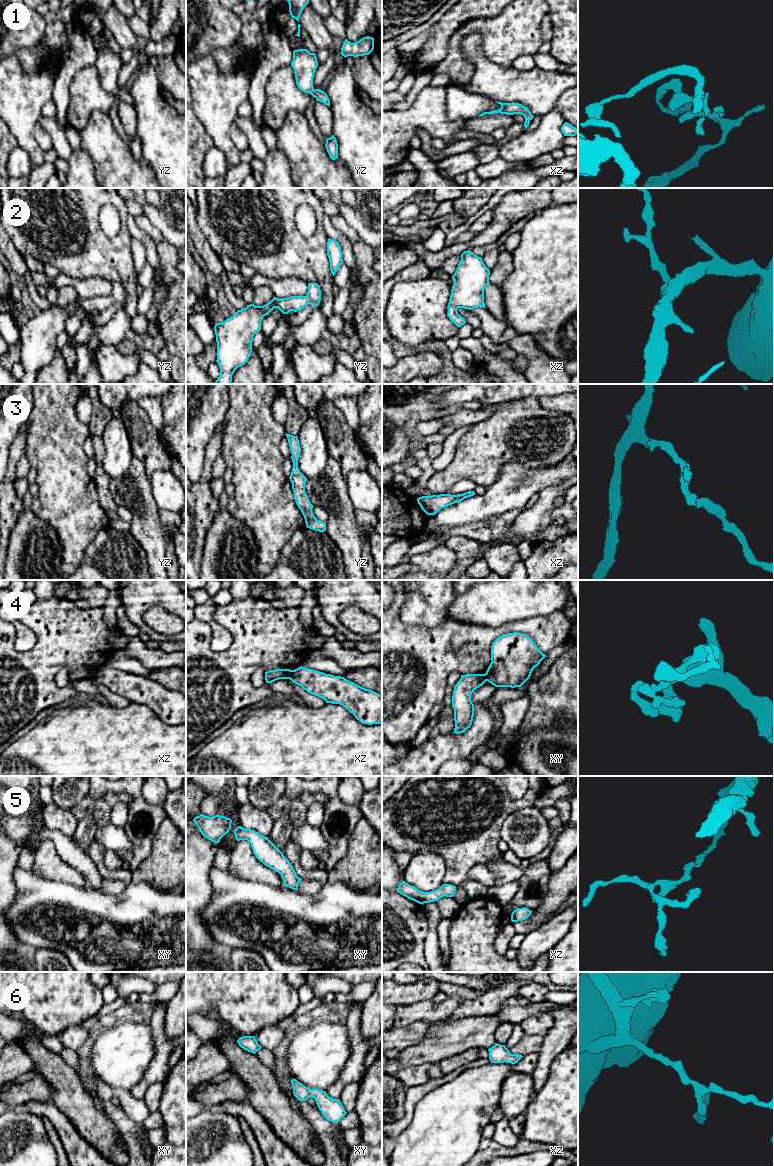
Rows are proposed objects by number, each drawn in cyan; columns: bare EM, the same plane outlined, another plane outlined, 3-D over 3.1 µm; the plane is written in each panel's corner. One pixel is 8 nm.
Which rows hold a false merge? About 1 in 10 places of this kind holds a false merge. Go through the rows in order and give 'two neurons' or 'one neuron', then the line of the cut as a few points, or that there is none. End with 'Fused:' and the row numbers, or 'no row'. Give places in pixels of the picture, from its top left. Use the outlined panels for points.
1: one neuron | no cut
2: one neuron | no cut
3: one neuron | no cut
4: two neurons | xz (291, 670), (288, 678)
5: one neuron | no cut
6: one neuron | no cut
Fused: 4

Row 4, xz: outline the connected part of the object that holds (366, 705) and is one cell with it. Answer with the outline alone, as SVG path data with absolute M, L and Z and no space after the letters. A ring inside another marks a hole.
M300 666L289 679L326 703L340 704L363 724L382 723L382 695L365 689L344 677Z

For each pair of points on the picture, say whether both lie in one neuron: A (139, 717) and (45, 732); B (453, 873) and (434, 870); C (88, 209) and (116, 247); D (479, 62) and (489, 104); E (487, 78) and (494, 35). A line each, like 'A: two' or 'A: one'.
A: one
B: two
C: one
D: two
E: two

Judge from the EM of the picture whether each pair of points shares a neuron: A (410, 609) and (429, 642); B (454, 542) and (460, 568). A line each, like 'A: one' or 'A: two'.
A: two
B: one

